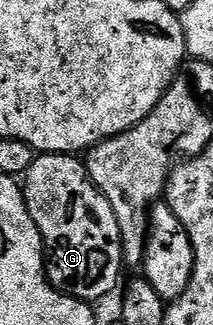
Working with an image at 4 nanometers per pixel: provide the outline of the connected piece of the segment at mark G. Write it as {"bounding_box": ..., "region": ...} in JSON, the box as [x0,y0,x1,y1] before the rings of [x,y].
{"bounding_box":[23,153,123,303],"region":[[[63,153],[34,156],[31,167],[23,175],[23,192],[27,211],[31,219],[35,219],[45,244],[45,276],[54,289],[90,303],[107,296],[116,287],[123,270],[121,232],[111,203],[107,203],[105,196],[93,185],[84,164],[76,156]]]}

